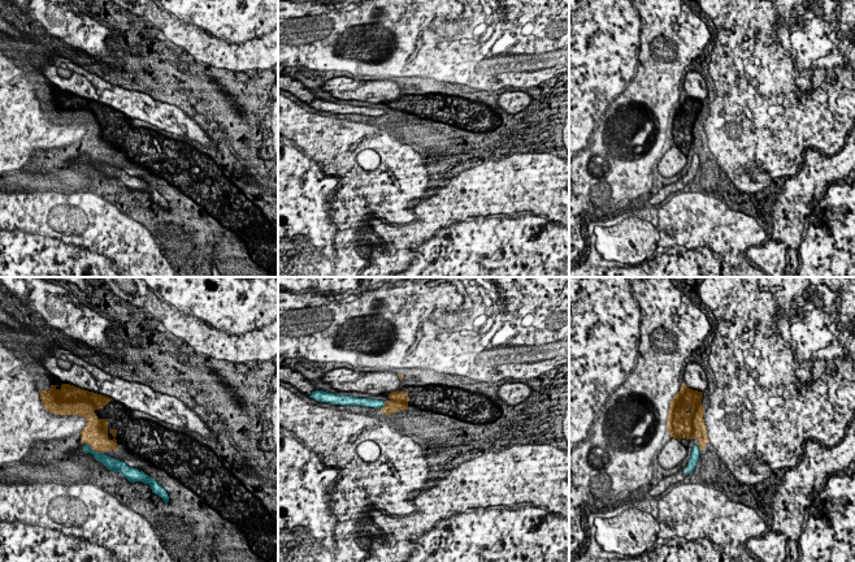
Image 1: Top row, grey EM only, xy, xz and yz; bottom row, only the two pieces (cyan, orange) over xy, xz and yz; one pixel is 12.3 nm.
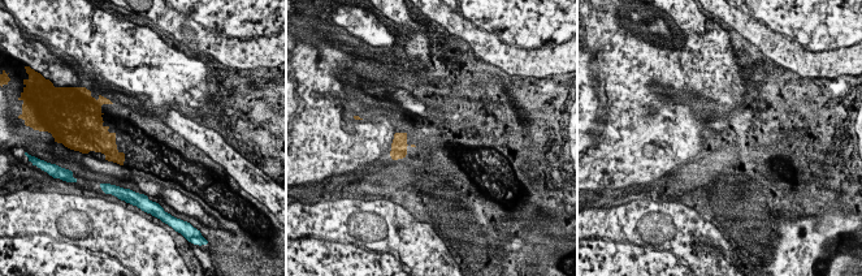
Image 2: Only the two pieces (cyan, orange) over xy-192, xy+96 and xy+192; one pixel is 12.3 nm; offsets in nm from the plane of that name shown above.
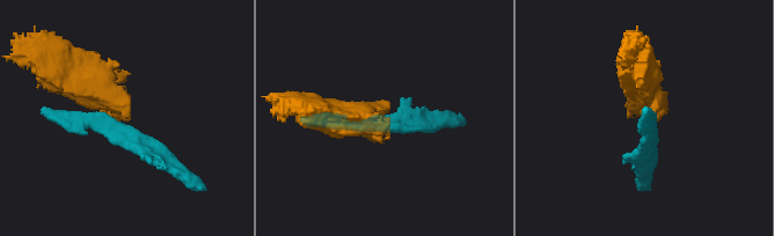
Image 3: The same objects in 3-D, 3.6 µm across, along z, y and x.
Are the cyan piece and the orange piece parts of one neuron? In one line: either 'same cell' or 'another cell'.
another cell

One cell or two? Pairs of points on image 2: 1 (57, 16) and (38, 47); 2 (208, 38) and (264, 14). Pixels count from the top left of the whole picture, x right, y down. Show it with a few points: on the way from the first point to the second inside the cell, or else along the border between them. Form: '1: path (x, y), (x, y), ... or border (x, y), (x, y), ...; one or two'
1: border (39, 38), (52, 54), (65, 61); two
2: path (215, 22), (220, 17), (248, 14); one

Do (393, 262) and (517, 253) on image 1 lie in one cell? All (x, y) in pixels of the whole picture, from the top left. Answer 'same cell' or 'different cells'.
same cell

